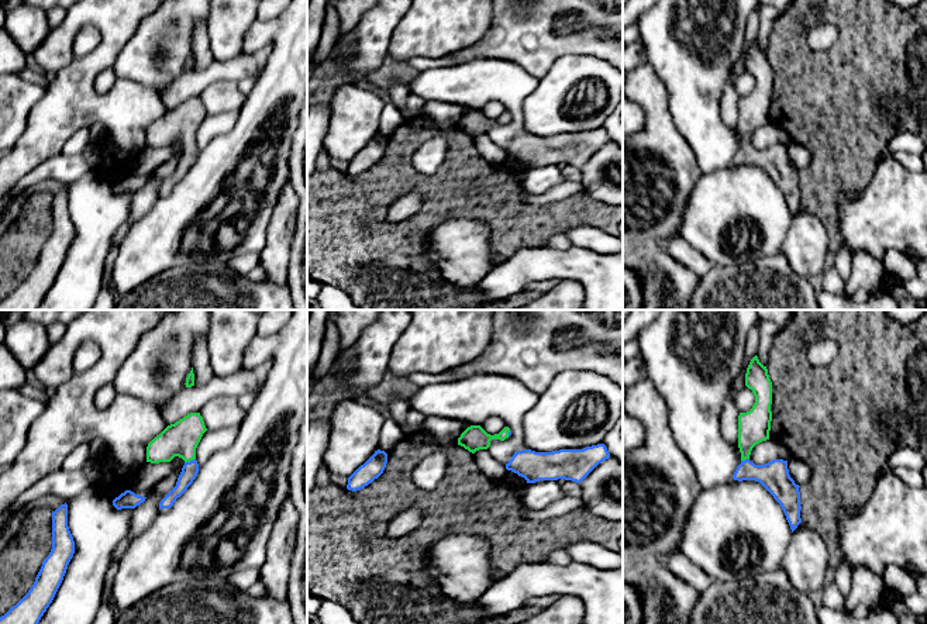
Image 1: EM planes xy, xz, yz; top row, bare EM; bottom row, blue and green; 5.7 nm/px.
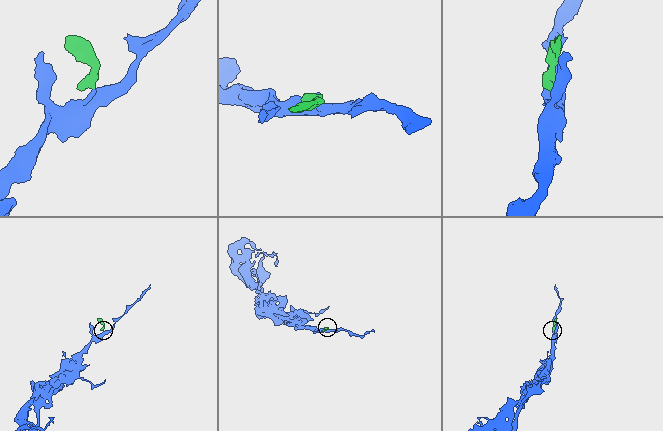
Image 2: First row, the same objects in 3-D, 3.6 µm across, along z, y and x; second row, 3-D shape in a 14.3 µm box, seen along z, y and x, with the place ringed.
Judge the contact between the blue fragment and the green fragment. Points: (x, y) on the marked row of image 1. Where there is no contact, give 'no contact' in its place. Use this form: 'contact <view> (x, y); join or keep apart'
contact xy (190, 461); join

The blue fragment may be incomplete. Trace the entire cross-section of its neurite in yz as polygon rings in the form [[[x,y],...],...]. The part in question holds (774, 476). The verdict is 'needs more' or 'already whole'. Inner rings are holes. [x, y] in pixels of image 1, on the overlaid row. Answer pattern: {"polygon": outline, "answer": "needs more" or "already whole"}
{"polygon": [[[755,355],[745,373],[745,386],[752,390],[755,403],[747,413],[738,416],[738,448],[741,463],[737,466],[733,479],[759,482],[780,504],[792,532],[802,523],[799,485],[789,475],[788,461],[773,459],[765,465],[755,465],[749,461],[752,448],[769,439],[772,421],[772,382]]], "answer": "needs more"}

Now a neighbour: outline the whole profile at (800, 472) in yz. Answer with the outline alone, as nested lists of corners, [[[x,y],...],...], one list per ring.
[[[795,456],[788,461],[788,469],[790,478],[799,486],[806,486],[813,475],[813,469],[806,462]]]

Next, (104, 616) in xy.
[[[120,561],[110,563],[106,580],[104,580],[104,594],[101,597],[101,604],[99,609],[99,613],[93,621],[93,624],[114,624],[114,614],[113,614],[113,604],[114,604],[114,596],[113,596],[113,582],[114,576],[118,570]]]

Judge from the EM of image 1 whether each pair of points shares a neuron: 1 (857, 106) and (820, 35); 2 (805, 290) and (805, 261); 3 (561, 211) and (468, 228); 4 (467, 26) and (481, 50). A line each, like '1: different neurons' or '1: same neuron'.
1: same neuron
2: different neurons
3: different neurons
4: different neurons

